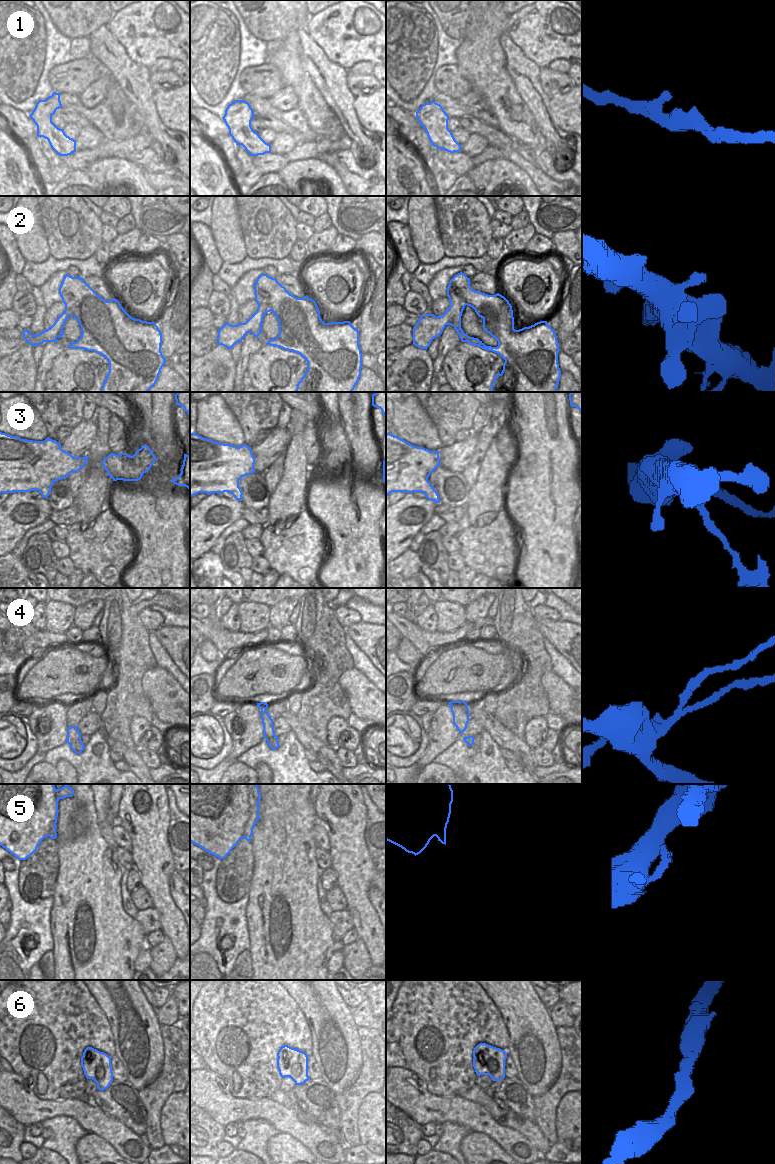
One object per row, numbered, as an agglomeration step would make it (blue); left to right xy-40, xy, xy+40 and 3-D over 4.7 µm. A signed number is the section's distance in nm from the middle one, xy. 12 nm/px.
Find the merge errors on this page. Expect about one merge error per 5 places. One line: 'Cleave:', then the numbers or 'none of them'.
Cleave: 3, 4

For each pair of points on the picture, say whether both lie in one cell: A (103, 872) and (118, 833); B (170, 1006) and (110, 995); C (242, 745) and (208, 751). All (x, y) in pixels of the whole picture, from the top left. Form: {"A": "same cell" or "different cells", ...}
{"A": "different cells", "B": "different cells", "C": "different cells"}

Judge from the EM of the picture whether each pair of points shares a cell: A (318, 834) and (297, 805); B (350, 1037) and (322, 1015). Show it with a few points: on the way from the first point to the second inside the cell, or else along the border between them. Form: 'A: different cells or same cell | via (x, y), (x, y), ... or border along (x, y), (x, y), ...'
A: different cells | border along (313, 825), (313, 839), (318, 847)
B: same cell | via (342, 1029), (337, 1021), (330, 1016)

